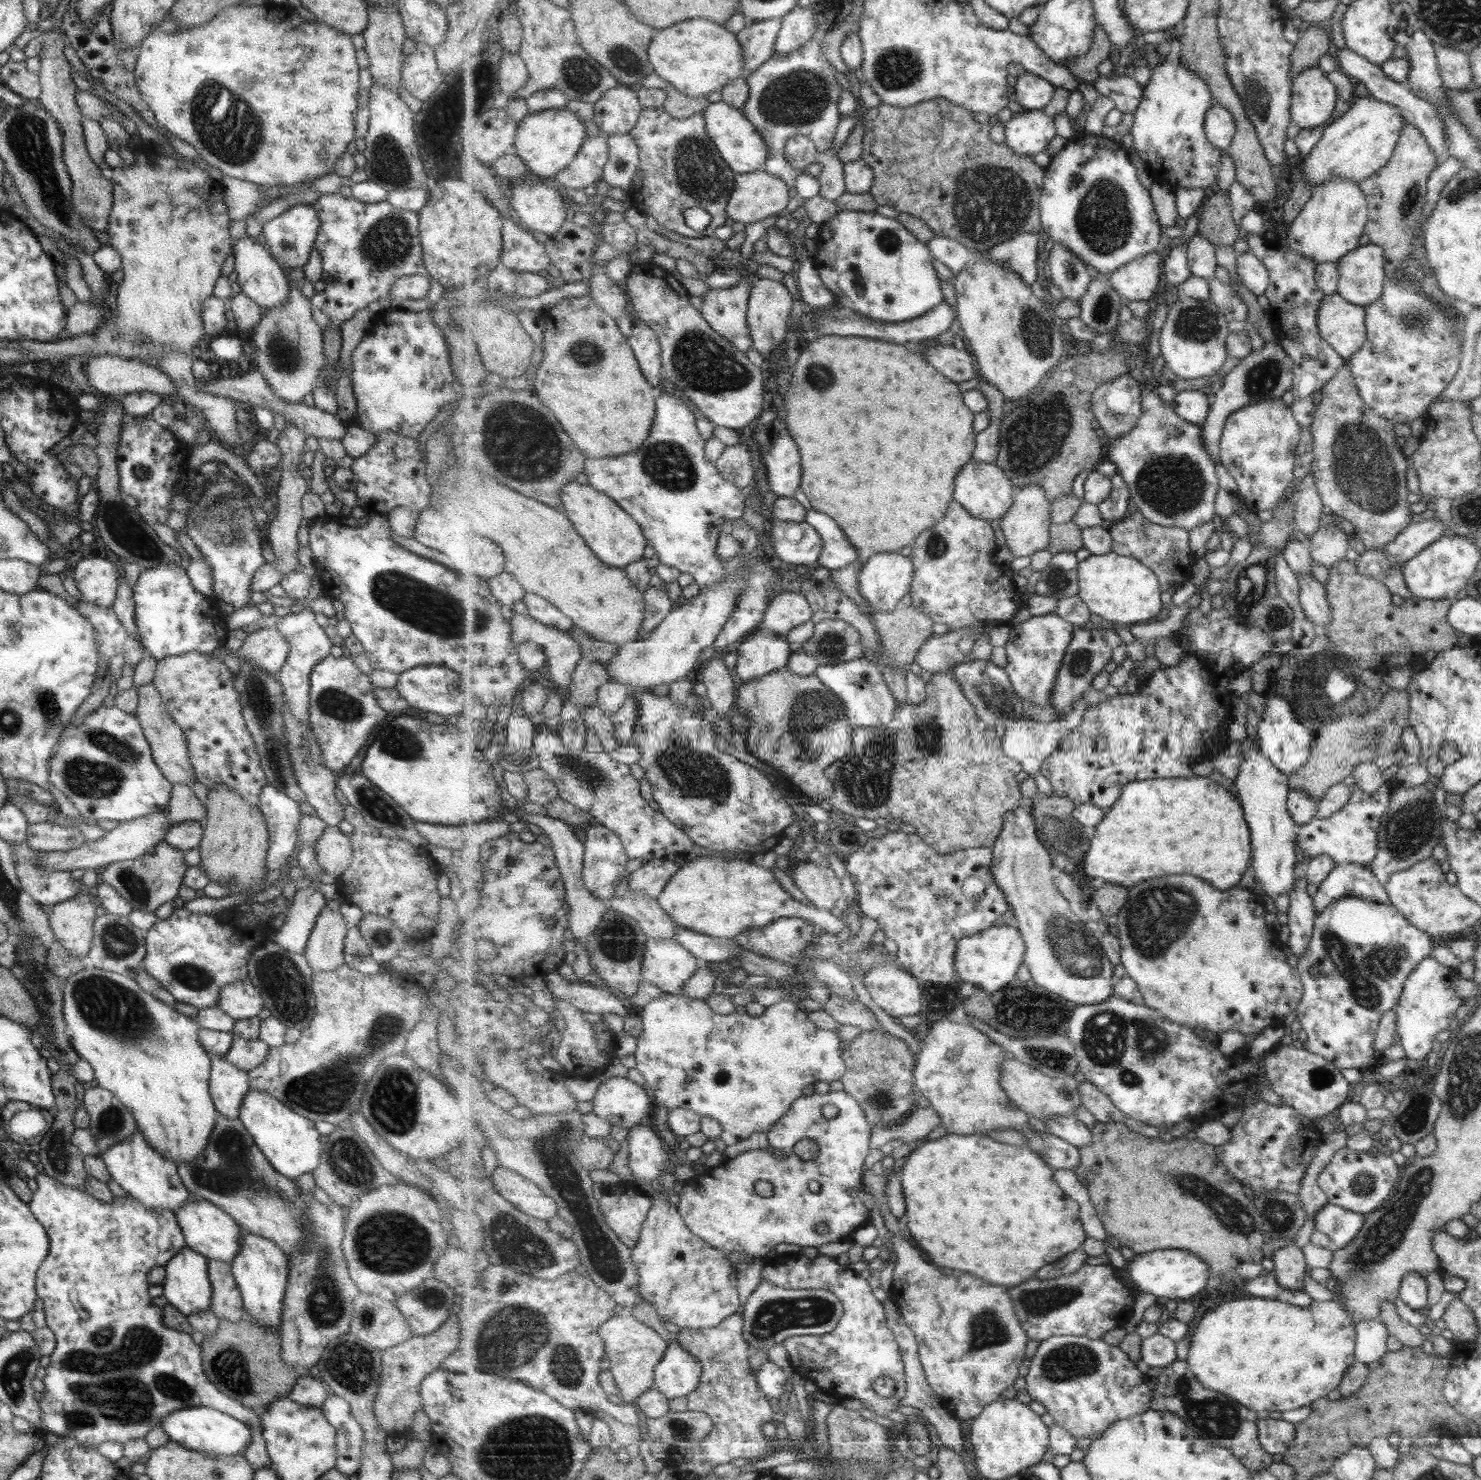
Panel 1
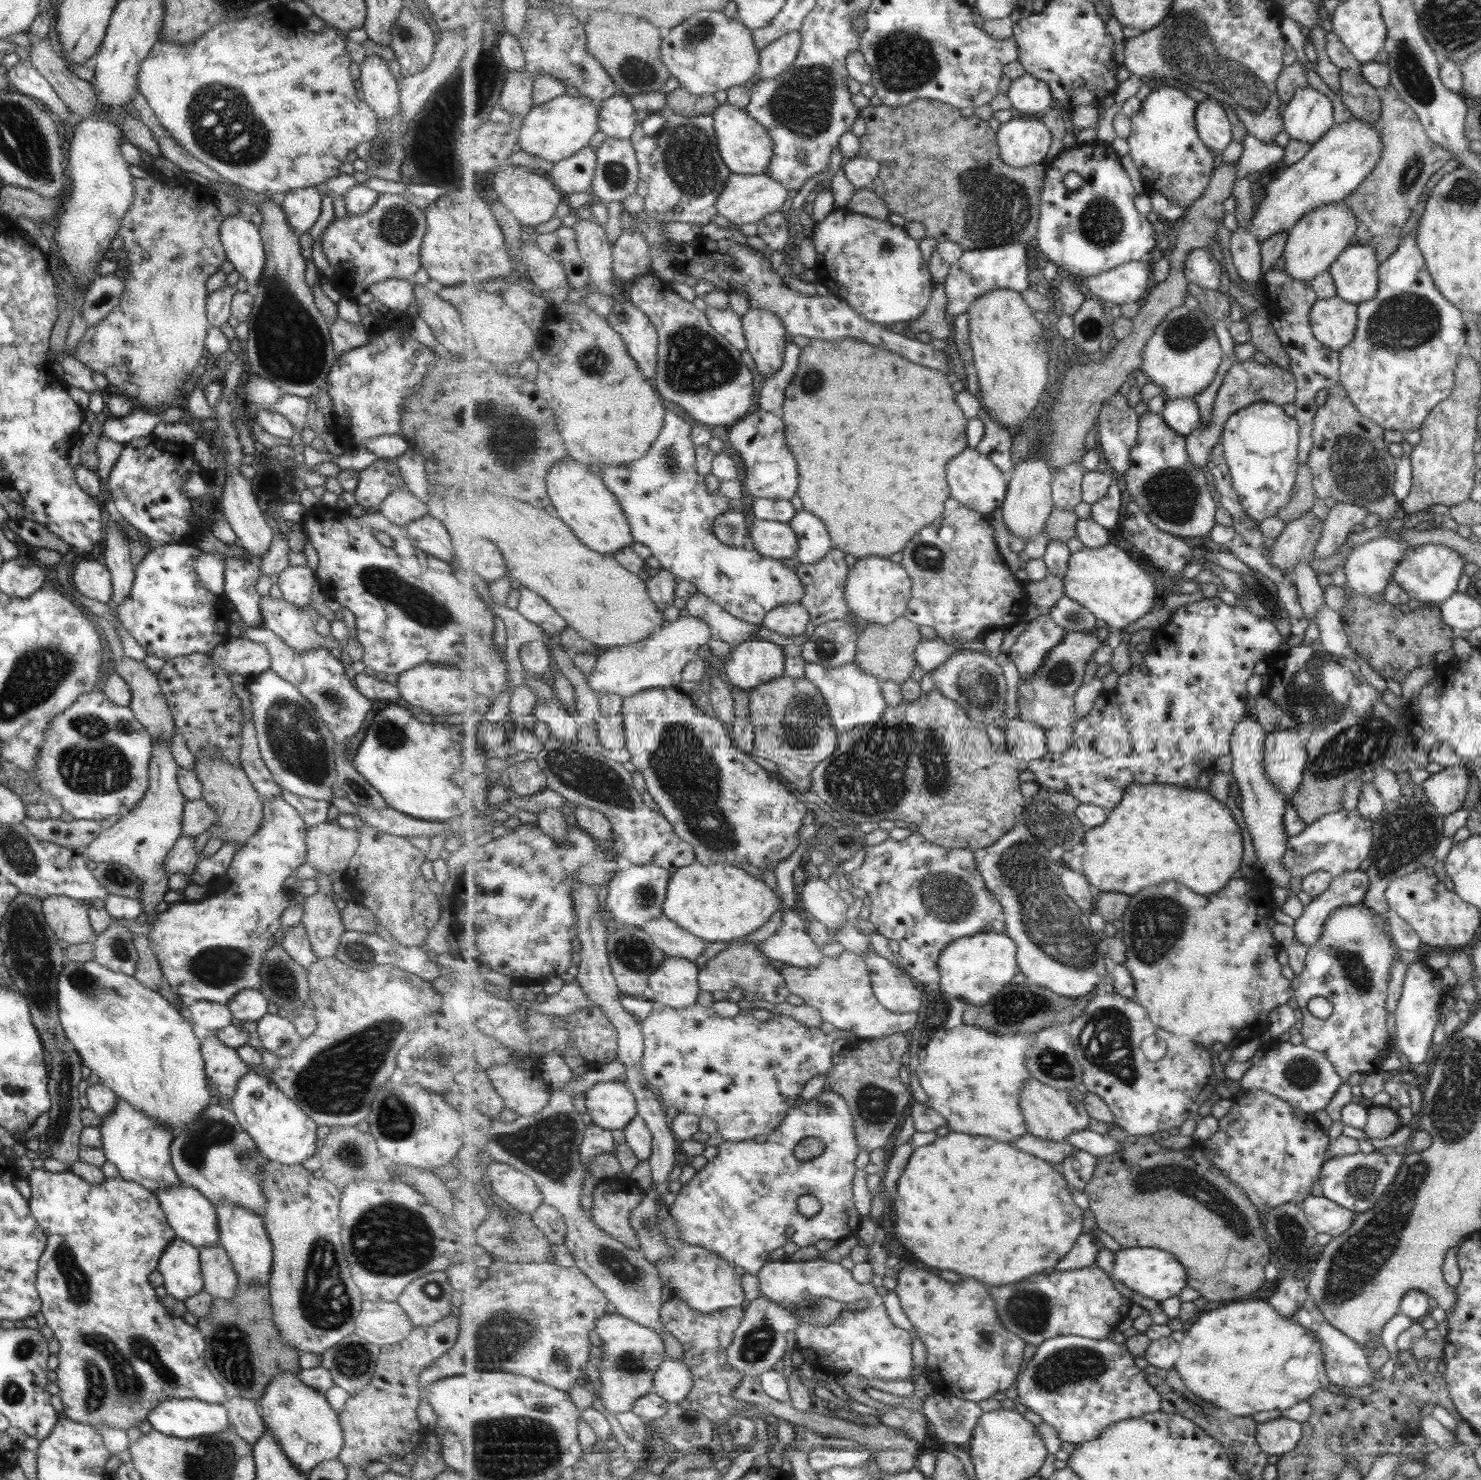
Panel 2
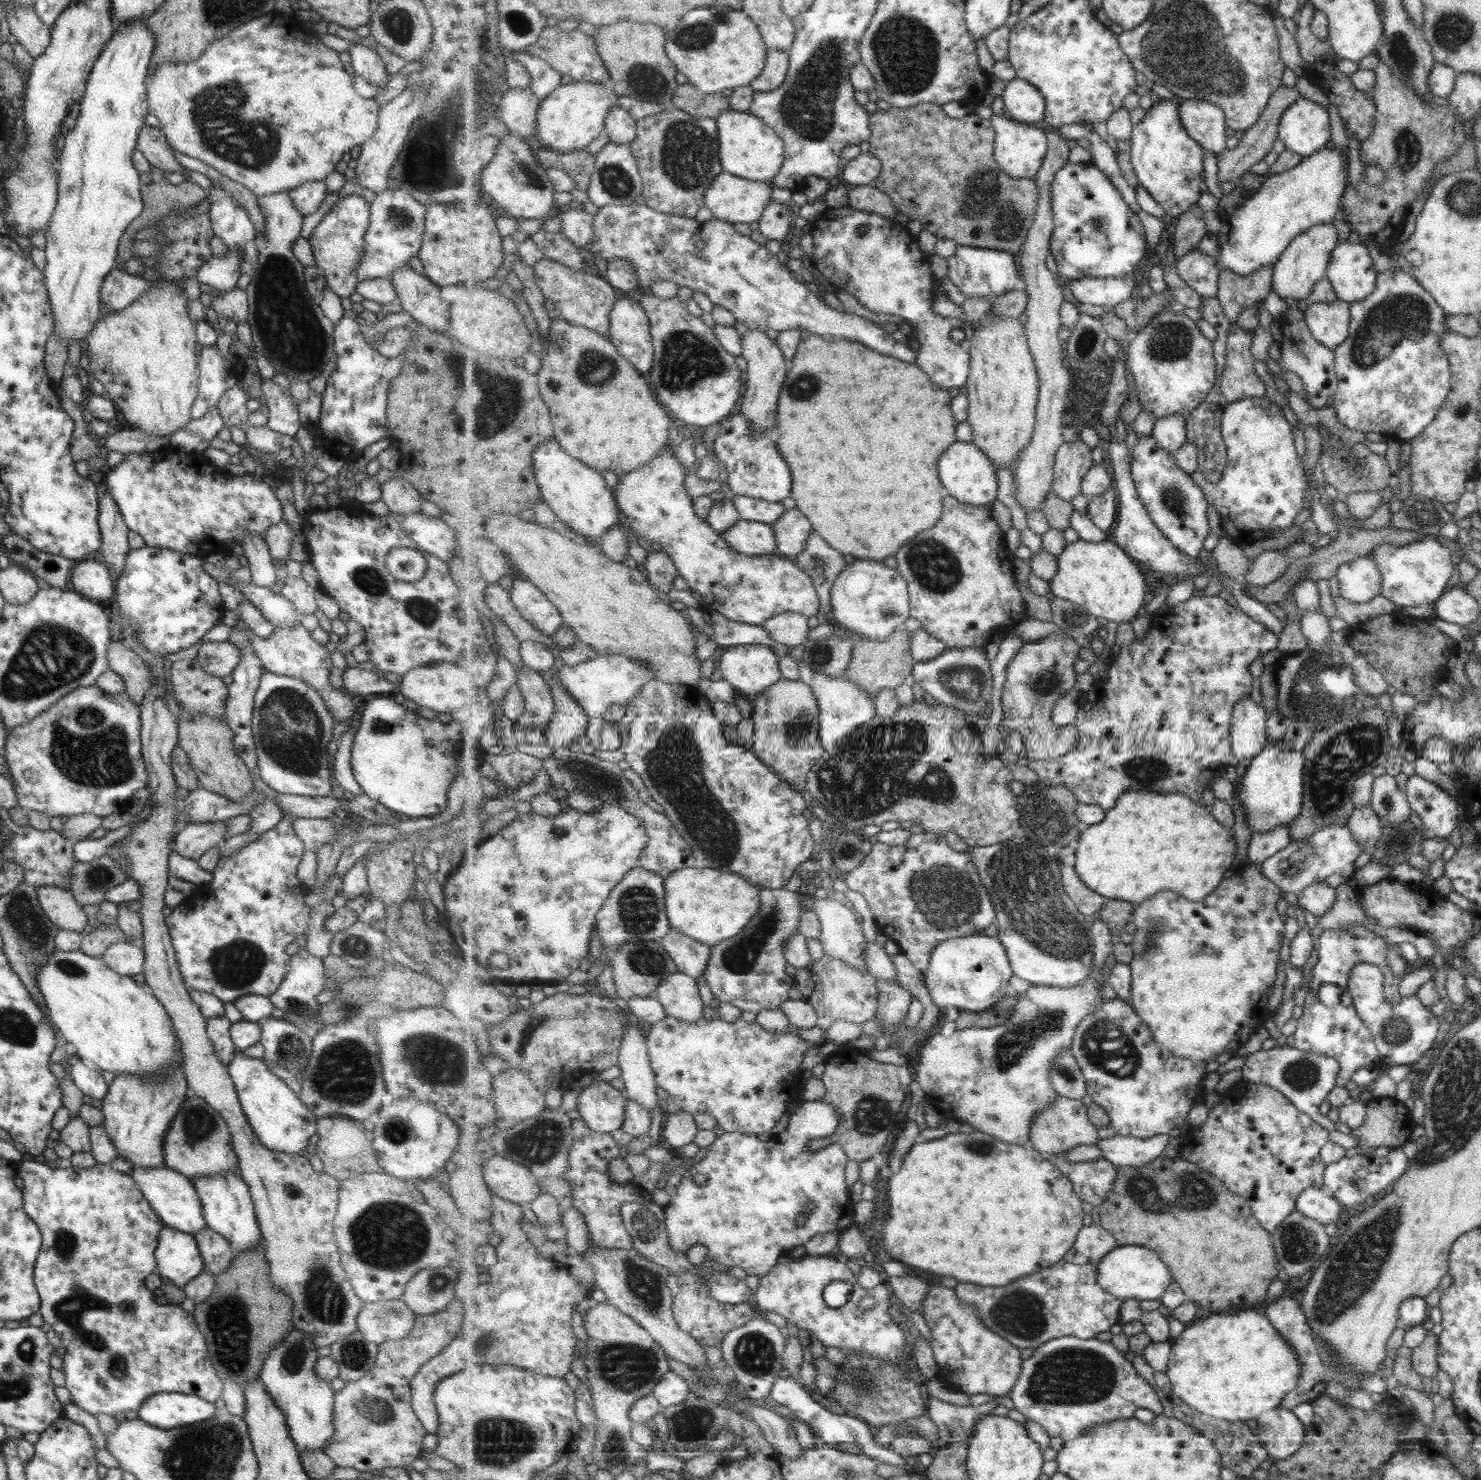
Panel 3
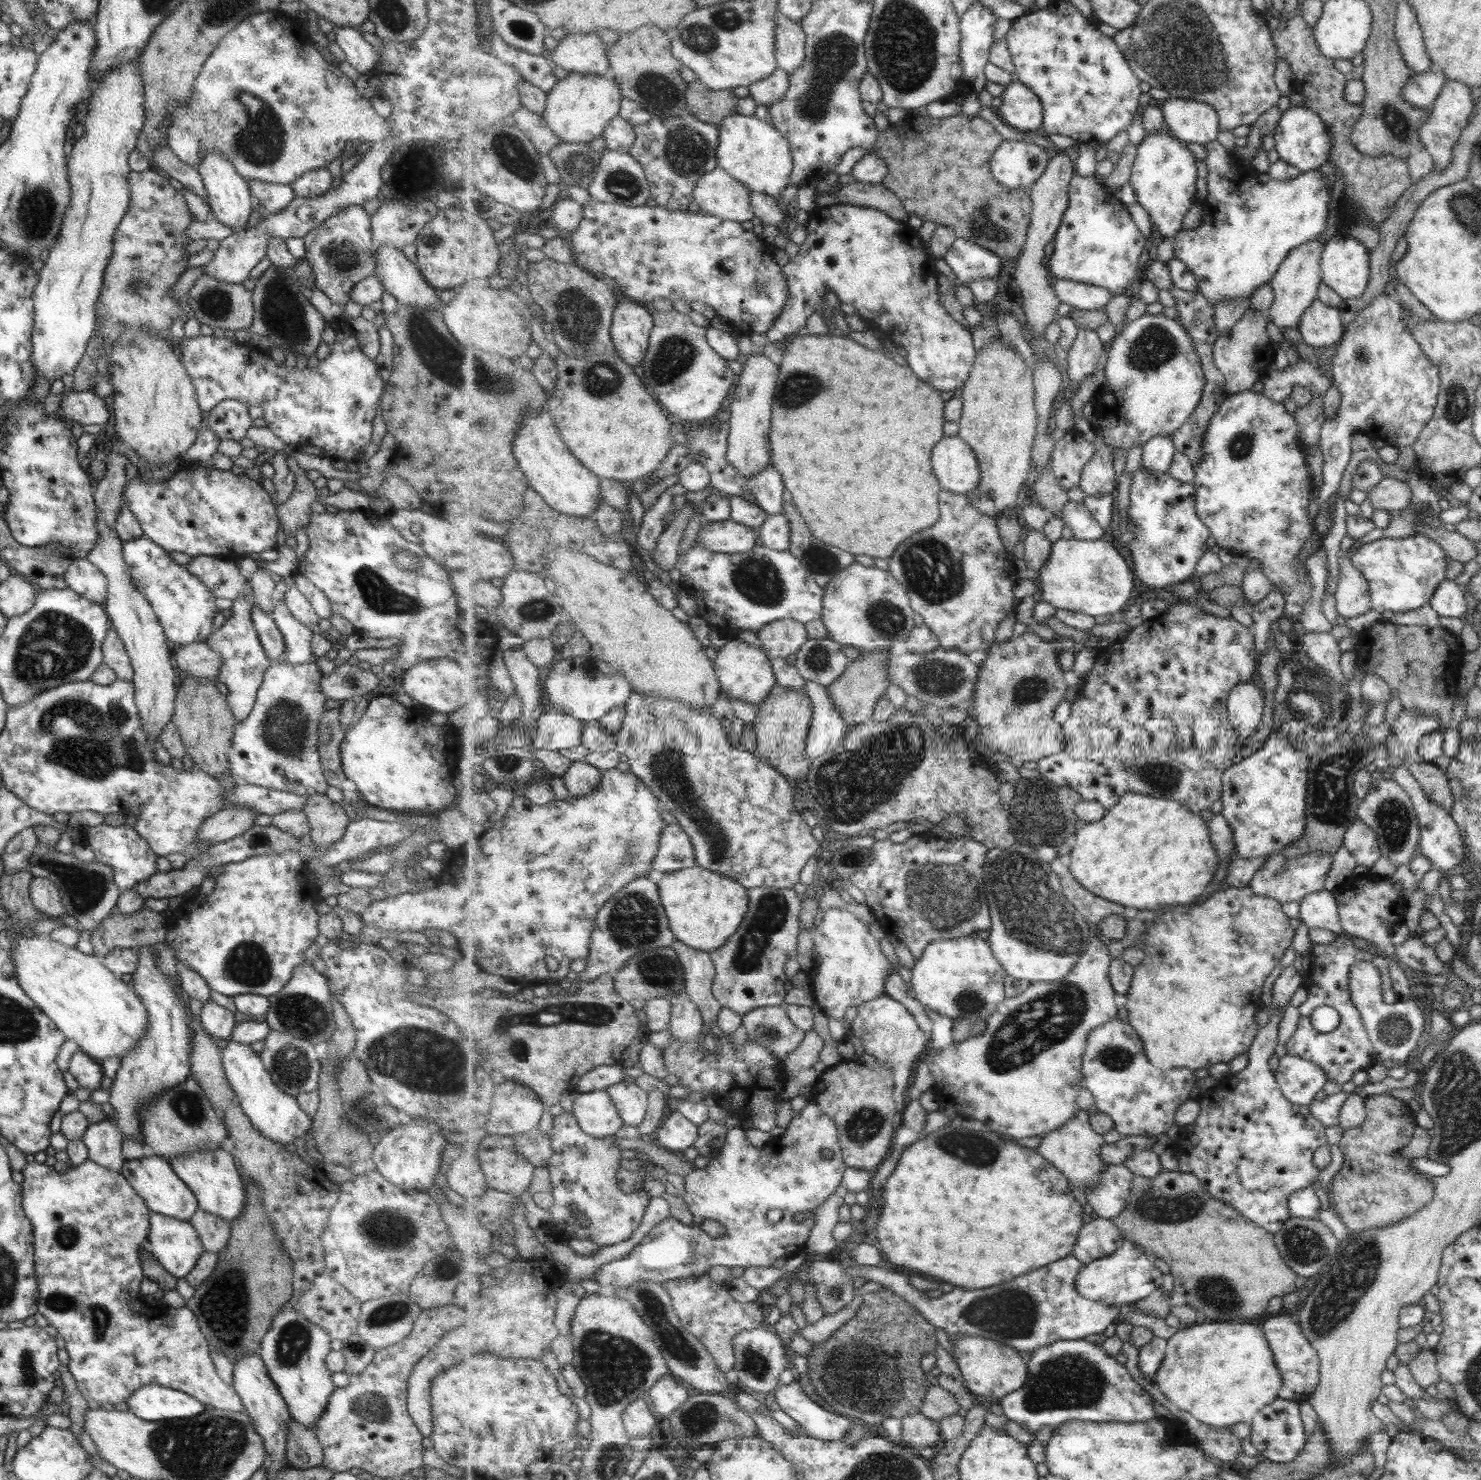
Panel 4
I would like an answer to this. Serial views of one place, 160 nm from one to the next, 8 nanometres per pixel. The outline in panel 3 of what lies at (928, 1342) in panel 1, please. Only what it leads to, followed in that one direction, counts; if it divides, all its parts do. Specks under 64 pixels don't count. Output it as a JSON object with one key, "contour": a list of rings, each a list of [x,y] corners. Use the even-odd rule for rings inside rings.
{"contour":[[[933,1284],[924,1300],[922,1314],[926,1326],[931,1330],[931,1346],[940,1366],[940,1380],[951,1389],[968,1395],[1009,1396],[1018,1384],[1025,1360],[1021,1358],[1021,1350],[1016,1344],[991,1330],[982,1321],[974,1304],[962,1302],[956,1288]]]}

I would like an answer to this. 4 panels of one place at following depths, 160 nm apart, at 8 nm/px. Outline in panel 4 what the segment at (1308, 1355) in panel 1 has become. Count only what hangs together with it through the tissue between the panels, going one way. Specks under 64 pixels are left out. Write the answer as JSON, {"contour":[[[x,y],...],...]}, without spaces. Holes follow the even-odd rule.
{"contour":[[[1201,1319],[1198,1324],[1185,1326],[1168,1340],[1166,1355],[1155,1377],[1166,1397],[1181,1410],[1191,1413],[1205,1424],[1224,1429],[1239,1422],[1251,1423],[1255,1413],[1269,1405],[1282,1386],[1281,1375],[1264,1331],[1253,1322],[1211,1323]]]}

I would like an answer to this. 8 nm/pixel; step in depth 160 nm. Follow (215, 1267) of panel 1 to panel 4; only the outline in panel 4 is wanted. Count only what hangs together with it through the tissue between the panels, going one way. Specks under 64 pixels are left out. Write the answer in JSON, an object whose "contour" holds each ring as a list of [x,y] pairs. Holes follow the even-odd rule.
{"contour":[[[198,1206],[188,1221],[196,1230],[203,1250],[217,1254],[225,1246],[230,1235],[229,1222],[201,1210]]]}

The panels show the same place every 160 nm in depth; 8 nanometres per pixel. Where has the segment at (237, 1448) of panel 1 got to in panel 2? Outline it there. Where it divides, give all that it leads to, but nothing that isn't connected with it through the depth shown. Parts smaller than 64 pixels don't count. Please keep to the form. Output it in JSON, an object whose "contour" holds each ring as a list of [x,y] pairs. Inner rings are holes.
{"contour":[[[189,1397],[166,1398],[151,1409],[145,1419],[150,1422],[153,1430],[180,1439],[215,1434],[231,1427],[223,1404],[206,1403]]]}

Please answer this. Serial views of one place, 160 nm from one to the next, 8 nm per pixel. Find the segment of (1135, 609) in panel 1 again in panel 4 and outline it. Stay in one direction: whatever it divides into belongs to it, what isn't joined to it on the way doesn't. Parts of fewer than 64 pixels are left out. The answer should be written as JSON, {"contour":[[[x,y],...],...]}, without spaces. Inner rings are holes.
{"contour":[[[1106,538],[1099,540],[1059,540],[1052,544],[1051,558],[1040,573],[1040,600],[1050,603],[1055,609],[1083,612],[1089,616],[1105,616],[1112,614],[1115,618],[1127,610],[1127,601],[1135,588],[1135,572],[1129,568],[1125,558],[1119,554],[1117,546],[1113,546]]]}

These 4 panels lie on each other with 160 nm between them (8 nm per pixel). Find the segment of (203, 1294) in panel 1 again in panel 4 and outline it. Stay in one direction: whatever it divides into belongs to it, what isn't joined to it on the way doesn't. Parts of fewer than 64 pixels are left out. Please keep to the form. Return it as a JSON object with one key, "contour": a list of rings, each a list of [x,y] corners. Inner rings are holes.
{"contour":[[[150,1213],[147,1249],[156,1261],[175,1278],[184,1277],[203,1251],[196,1230],[189,1221]]]}

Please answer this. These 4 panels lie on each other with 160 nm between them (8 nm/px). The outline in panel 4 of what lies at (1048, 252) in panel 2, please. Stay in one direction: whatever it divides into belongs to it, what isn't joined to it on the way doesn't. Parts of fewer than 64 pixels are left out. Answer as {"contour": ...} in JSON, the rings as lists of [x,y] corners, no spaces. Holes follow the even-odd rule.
{"contour":[[[1075,173],[1070,183],[1070,204],[1047,263],[1054,278],[1105,286],[1115,295],[1129,288],[1135,272],[1143,267],[1147,236],[1132,218],[1128,205],[1116,199],[1114,193],[1099,183],[1095,174],[1085,177]]]}

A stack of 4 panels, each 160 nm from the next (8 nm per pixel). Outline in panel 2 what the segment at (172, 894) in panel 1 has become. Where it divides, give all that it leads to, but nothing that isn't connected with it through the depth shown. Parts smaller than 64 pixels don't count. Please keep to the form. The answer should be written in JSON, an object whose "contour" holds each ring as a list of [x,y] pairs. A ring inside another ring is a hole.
{"contour":[[[179,835],[171,850],[164,860],[166,879],[173,873],[189,875],[198,863],[198,854],[195,850],[195,837],[191,835]],[[98,862],[92,868],[92,875],[97,882],[106,888],[108,894],[138,900],[140,880],[125,865],[114,862]]]}

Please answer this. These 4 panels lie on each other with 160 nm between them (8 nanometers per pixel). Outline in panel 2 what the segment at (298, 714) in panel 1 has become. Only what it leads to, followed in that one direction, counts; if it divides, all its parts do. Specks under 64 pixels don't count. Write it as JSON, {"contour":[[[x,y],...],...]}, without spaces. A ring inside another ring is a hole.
{"contour":[[[260,596],[259,603],[263,626],[296,653],[325,647],[325,641],[330,639],[319,636],[314,631],[314,621],[303,609],[285,602],[282,598]]]}

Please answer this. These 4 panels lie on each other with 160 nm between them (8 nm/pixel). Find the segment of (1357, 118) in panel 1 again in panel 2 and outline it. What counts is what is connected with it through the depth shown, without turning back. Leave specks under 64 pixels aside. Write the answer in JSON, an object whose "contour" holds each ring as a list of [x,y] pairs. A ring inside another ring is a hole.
{"contour":[[[1351,118],[1345,123],[1333,124],[1297,162],[1286,165],[1281,173],[1275,174],[1265,186],[1264,196],[1258,200],[1252,223],[1247,228],[1237,228],[1230,237],[1230,255],[1241,278],[1256,285],[1260,275],[1259,246],[1271,234],[1291,230],[1311,210],[1342,202],[1365,180],[1380,157],[1380,136],[1376,123],[1363,123]]]}

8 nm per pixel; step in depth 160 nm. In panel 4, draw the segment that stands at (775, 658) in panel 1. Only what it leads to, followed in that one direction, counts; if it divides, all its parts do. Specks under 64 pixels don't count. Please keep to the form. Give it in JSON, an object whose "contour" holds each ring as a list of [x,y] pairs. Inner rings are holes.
{"contour":[[[733,637],[724,647],[720,647],[714,660],[715,672],[723,690],[729,697],[739,698],[760,706],[778,685],[772,660],[766,651],[758,645],[741,642]]]}

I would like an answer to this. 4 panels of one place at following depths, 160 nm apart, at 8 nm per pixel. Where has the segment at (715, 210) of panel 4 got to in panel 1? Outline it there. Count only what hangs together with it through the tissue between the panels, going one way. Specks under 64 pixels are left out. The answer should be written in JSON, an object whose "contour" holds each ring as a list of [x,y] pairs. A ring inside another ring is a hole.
{"contour":[[[766,170],[736,173],[735,183],[735,191],[726,208],[732,222],[747,225],[773,214],[786,214],[785,208],[795,209],[794,200],[789,198],[789,186]]]}

